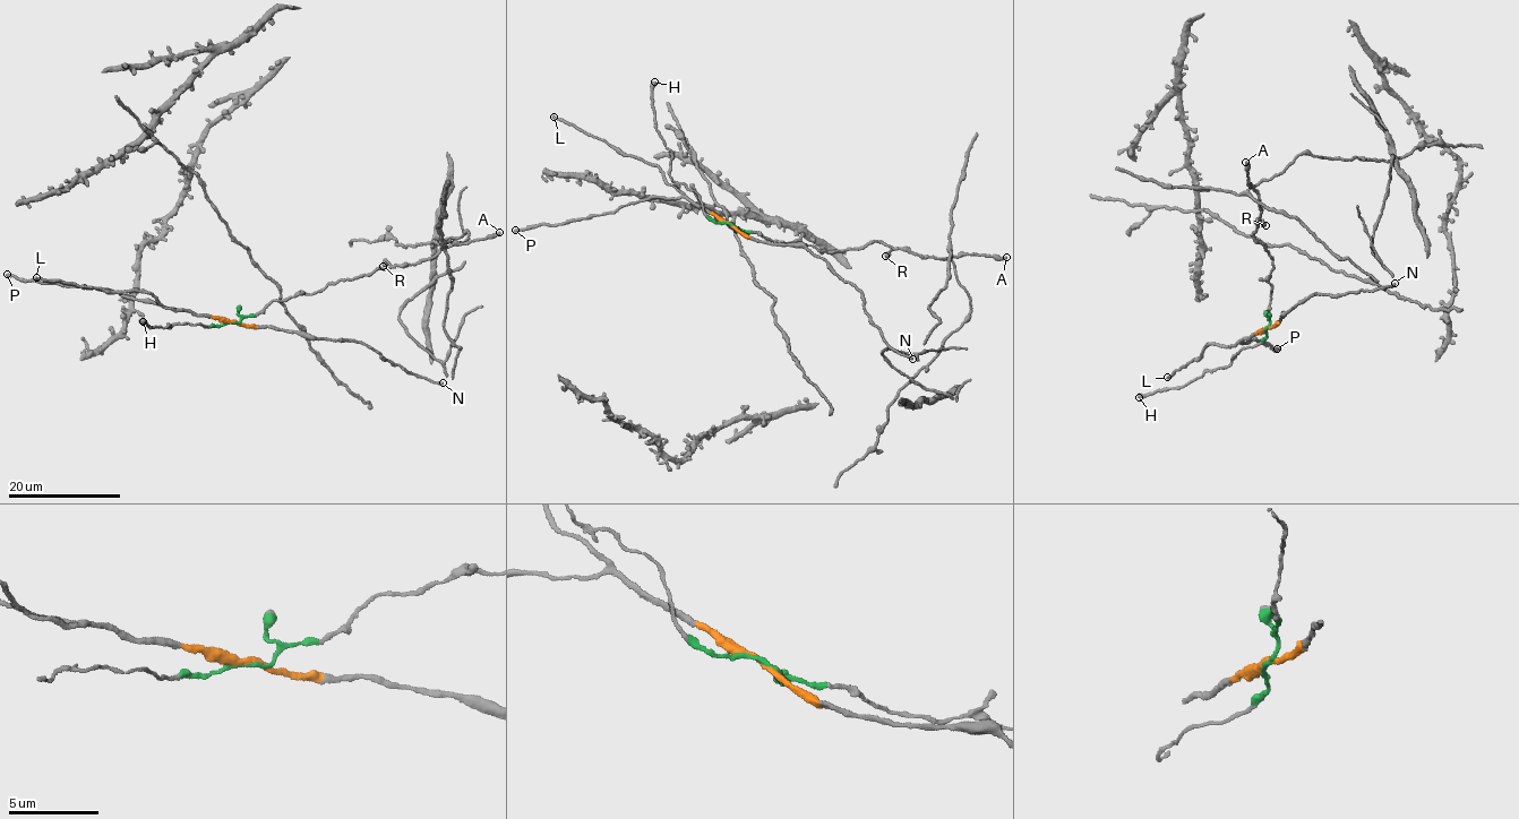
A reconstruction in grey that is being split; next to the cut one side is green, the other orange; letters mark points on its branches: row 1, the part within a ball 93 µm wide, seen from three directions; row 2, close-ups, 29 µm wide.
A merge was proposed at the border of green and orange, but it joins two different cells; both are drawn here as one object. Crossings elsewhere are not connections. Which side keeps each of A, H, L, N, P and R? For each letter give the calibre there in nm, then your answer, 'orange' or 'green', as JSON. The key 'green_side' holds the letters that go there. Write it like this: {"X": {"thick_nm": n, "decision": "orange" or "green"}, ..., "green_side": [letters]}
{"A": {"thick_nm": 190, "decision": "green"}, "H": {"thick_nm": 550, "decision": "green"}, "L": {"thick_nm": 240, "decision": "orange"}, "N": {"thick_nm": 140, "decision": "orange"}, "P": {"thick_nm": 240, "decision": "orange"}, "R": {"thick_nm": 500, "decision": "green"}, "green_side": ["A", "H", "R"]}

